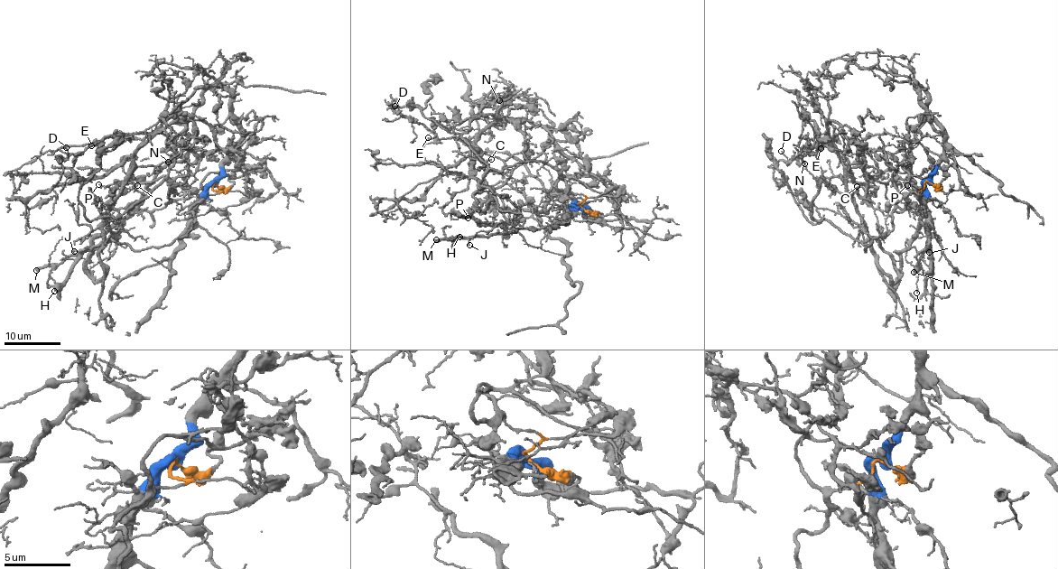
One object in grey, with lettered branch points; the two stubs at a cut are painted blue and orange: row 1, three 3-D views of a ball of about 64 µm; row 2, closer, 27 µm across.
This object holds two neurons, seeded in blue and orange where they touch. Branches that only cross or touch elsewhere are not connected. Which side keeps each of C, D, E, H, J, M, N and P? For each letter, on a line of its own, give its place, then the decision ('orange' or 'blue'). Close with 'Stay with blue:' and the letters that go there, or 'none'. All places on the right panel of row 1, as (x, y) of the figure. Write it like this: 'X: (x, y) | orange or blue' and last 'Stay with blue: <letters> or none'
C: (857, 186) | orange
D: (781, 151) | orange
E: (821, 148) | orange
H: (916, 293) | blue
J: (929, 252) | blue
M: (914, 272) | blue
N: (804, 163) | orange
P: (907, 185) | orange
Stay with blue: H, J, M

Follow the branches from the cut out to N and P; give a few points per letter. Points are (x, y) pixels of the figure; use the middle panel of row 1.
N: (580, 207), (584, 200), (615, 196), (613, 184), (592, 175), (528, 120), (492, 123), (505, 98), (498, 101)
P: (580, 207), (584, 200), (615, 196), (616, 191), (553, 140), (533, 159), (523, 160), (468, 218)

